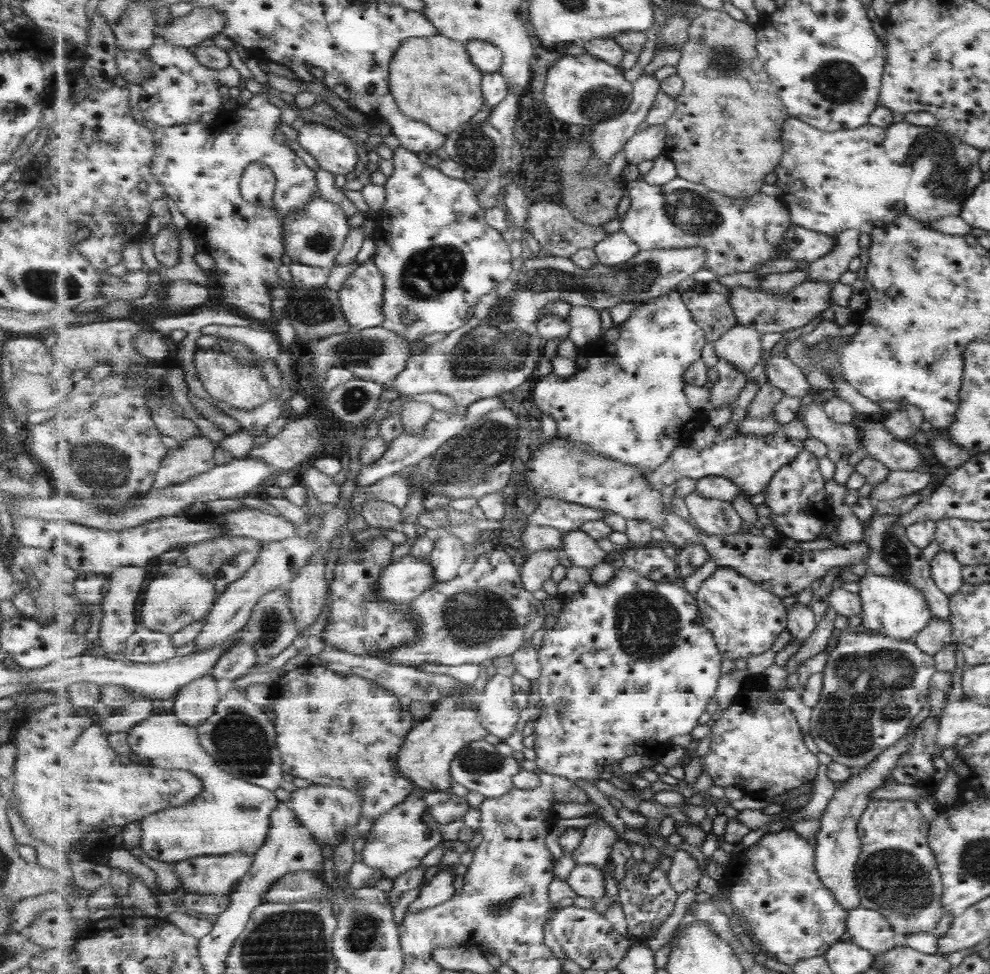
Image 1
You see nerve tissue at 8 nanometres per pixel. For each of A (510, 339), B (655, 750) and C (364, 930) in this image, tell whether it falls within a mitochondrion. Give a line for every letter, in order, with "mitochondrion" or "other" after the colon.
A: mitochondrion
B: other
C: mitochondrion

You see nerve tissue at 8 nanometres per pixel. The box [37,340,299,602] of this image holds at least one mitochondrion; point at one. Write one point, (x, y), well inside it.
(102, 465)

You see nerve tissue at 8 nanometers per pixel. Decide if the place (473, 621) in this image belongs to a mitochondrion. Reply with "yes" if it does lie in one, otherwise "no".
yes

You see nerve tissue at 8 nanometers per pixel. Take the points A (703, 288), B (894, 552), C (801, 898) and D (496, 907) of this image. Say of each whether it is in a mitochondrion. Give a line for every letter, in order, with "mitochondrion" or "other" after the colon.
A: other
B: mitochondrion
C: mitochondrion
D: mitochondrion

